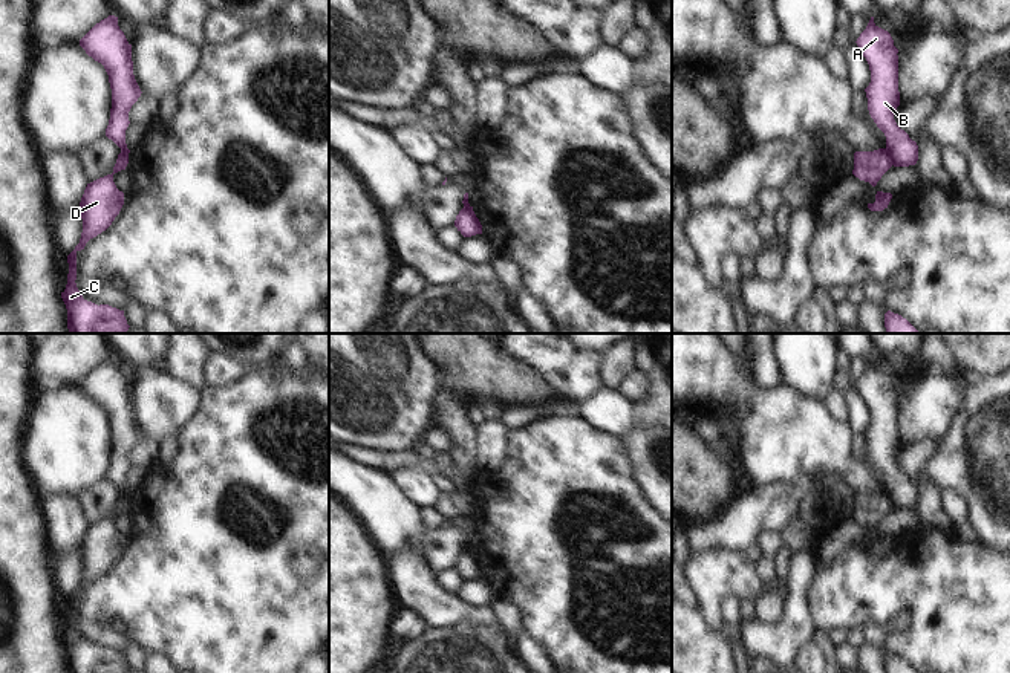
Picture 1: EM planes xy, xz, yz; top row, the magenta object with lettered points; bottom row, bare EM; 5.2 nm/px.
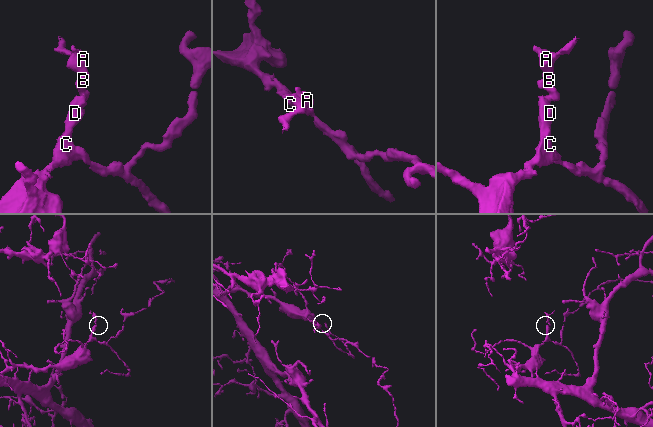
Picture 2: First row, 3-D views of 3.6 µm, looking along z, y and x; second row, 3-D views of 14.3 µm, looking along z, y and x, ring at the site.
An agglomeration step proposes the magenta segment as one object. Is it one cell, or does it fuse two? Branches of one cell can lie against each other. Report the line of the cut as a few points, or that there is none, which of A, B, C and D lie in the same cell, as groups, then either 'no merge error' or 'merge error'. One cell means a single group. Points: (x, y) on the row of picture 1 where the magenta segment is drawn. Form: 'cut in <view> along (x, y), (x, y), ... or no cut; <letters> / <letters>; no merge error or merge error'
cut in yz along (885, 149), (894, 164); A B / C D; merge error

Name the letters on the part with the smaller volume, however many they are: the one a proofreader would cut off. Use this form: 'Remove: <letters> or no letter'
Remove: A, B

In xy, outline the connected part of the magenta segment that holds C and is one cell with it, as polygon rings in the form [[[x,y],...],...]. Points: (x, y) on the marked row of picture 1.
[[[118,154],[113,173],[87,184],[80,202],[83,219],[83,232],[80,243],[67,255],[69,274],[66,289],[61,298],[67,309],[69,333],[125,333],[129,330],[124,310],[109,304],[95,304],[83,298],[77,288],[77,252],[84,249],[86,243],[106,231],[124,205],[124,193],[113,182],[113,174],[125,170],[129,154]]]

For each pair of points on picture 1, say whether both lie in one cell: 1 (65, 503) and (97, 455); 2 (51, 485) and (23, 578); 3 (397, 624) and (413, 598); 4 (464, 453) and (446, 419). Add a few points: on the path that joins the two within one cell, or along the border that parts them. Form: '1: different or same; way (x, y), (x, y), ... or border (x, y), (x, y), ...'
1: different; border (75, 496), (54, 494), (40, 500)
2: different; border (23, 467), (40, 502)
3: different; border (403, 607), (412, 609), (429, 627)
4: same; way (462, 445), (462, 436), (453, 427)

